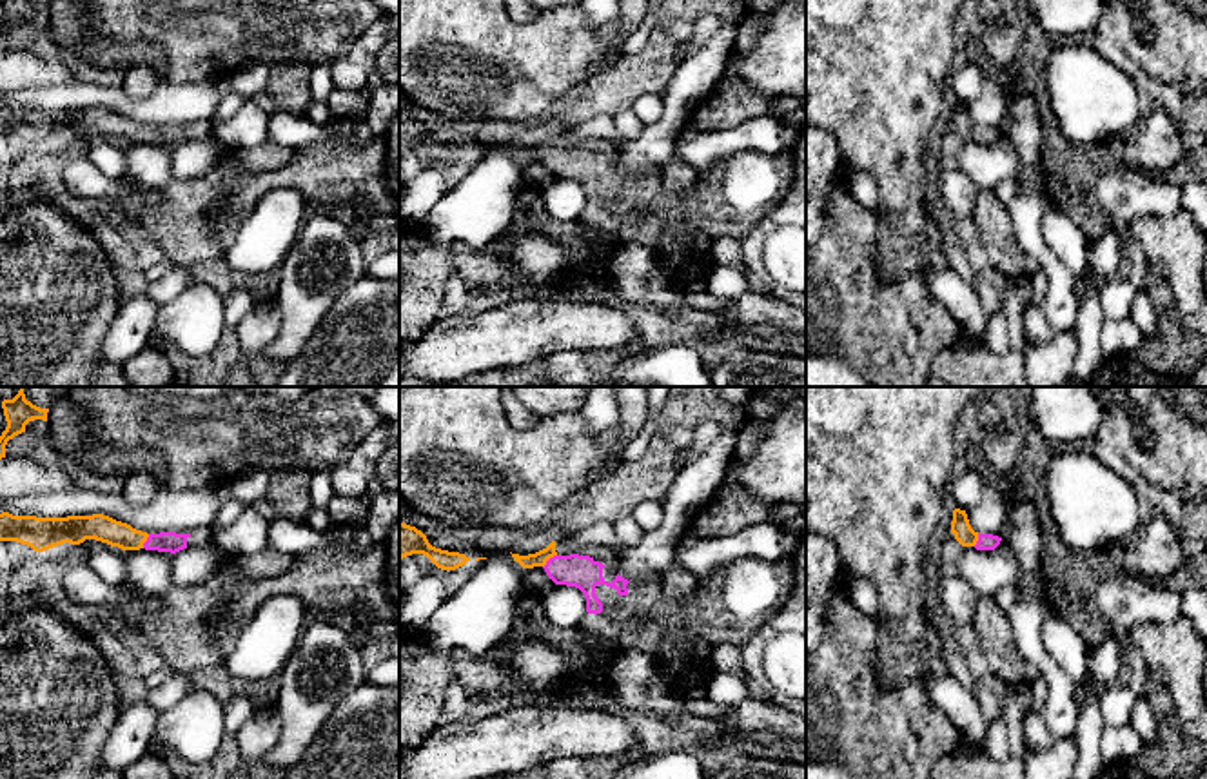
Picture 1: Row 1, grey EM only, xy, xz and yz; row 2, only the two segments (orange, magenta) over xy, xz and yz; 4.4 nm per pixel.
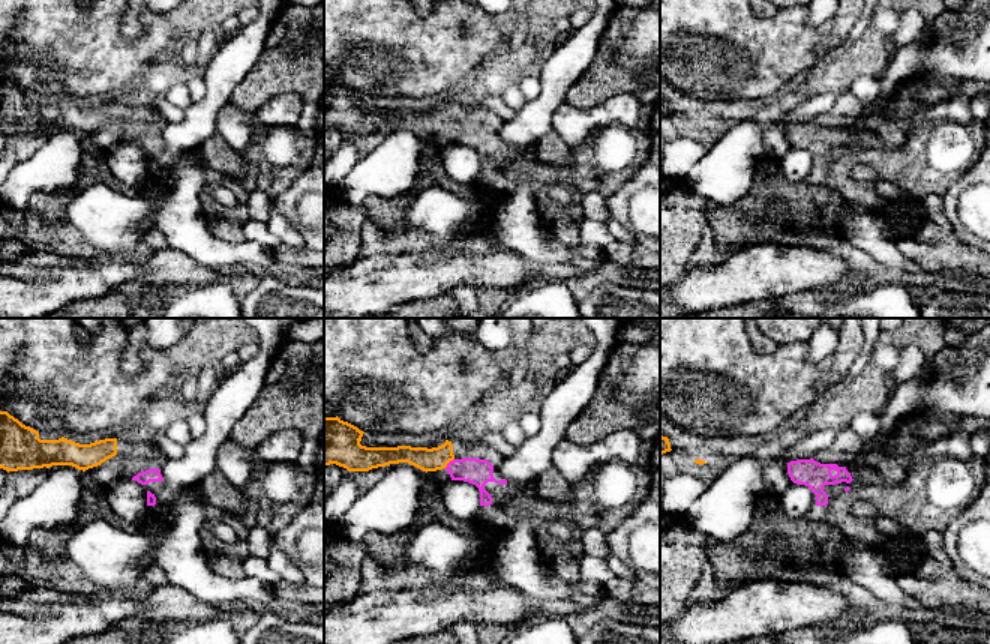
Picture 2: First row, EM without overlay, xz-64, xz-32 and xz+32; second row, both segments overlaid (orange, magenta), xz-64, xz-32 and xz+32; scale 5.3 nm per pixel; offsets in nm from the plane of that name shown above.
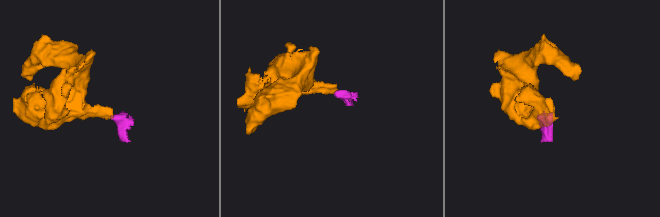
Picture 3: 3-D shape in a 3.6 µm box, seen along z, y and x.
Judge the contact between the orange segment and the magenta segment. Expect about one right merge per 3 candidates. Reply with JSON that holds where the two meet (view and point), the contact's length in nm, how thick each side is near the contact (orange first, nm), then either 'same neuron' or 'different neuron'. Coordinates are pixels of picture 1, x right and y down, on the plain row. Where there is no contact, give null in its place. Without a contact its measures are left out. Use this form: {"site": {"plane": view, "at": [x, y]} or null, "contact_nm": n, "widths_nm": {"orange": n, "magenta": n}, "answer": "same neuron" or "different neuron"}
{"site": {"plane": "xz", "at": [549, 151]}, "contact_nm": 90, "widths_nm": {"orange": 70, "magenta": 150}, "answer": "same neuron"}

